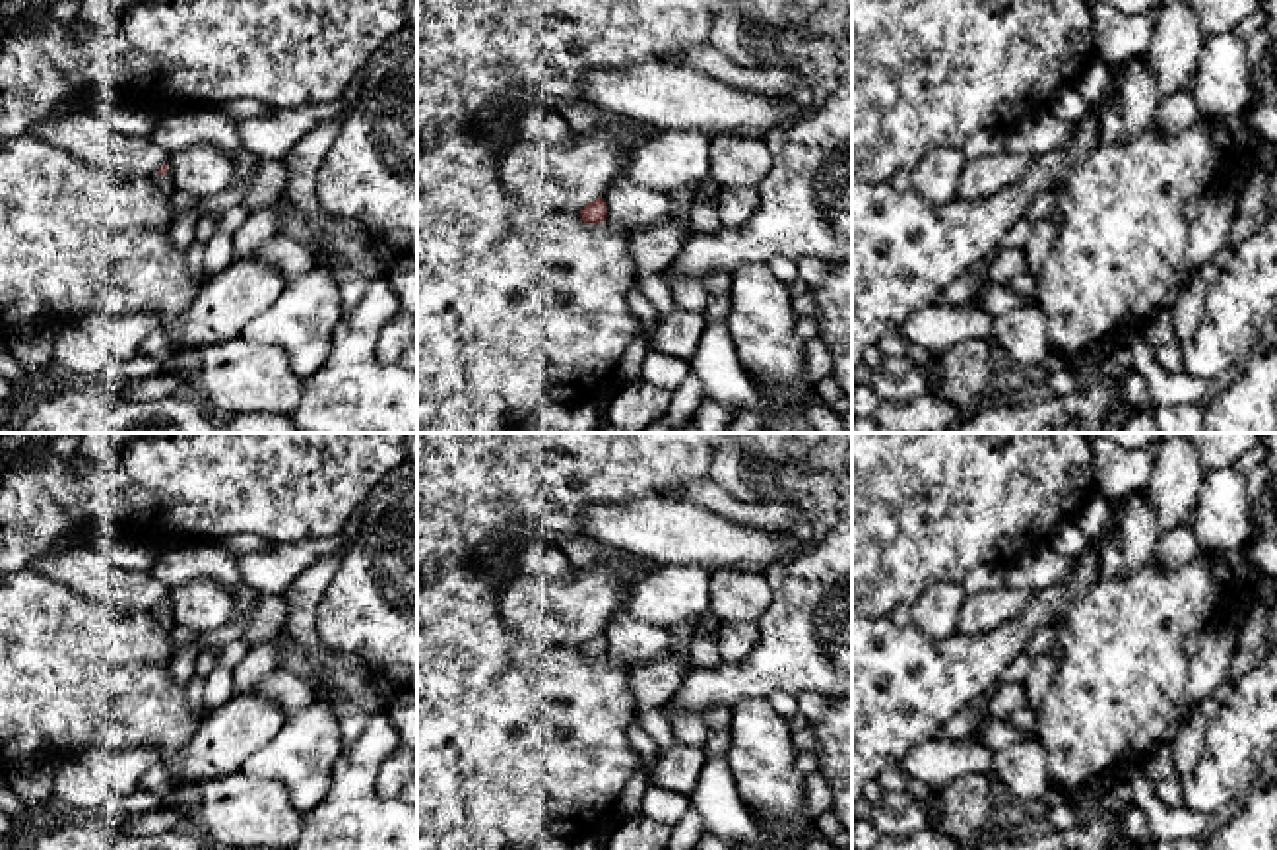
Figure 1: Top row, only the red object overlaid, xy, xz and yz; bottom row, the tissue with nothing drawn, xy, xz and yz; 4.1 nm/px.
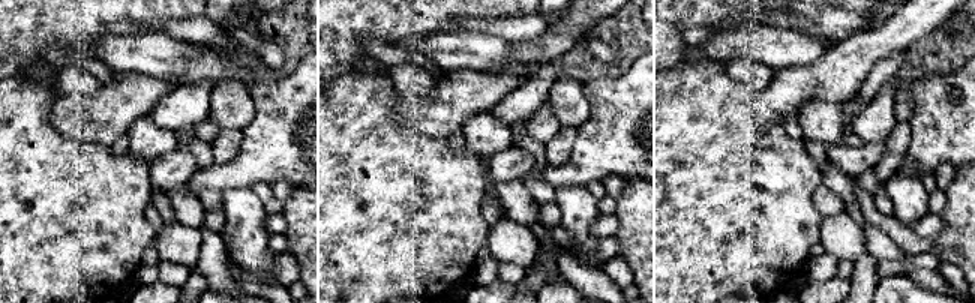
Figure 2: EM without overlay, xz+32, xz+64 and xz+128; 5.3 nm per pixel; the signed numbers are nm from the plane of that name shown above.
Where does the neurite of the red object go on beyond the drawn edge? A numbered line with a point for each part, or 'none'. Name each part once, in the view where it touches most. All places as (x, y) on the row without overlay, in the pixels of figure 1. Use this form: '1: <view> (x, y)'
1: xy (163, 616)

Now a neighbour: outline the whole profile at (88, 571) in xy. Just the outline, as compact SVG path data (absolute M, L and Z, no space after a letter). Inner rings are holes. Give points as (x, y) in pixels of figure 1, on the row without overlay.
M103 545L50 549L31 565L39 574L97 604L122 611L155 611L169 590L149 571L116 567Z

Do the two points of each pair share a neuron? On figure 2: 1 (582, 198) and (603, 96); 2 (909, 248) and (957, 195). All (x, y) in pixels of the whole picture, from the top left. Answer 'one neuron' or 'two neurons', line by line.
1: two neurons
2: one neuron

